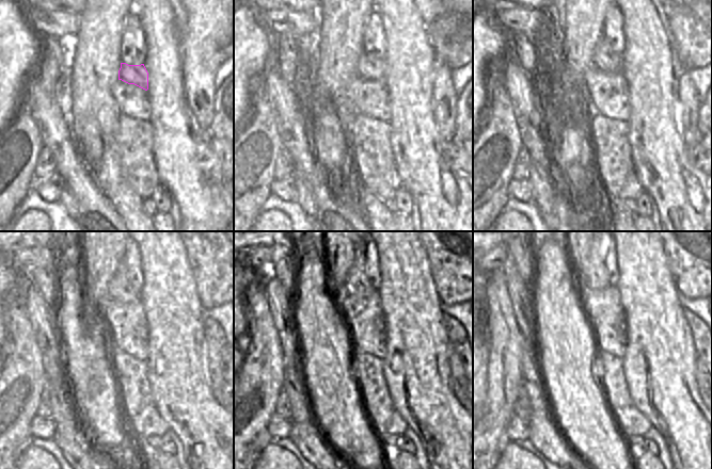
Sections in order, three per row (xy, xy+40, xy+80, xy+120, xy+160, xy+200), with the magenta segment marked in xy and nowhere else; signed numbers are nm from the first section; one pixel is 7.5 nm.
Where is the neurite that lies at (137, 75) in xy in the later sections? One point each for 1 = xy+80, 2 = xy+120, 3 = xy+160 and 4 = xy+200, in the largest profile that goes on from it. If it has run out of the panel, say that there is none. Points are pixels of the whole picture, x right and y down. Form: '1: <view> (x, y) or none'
1: xy+80 (604, 58)
2: xy+120 (120, 289)
3: xy+160 (357, 284)
4: xy+200 (592, 274)

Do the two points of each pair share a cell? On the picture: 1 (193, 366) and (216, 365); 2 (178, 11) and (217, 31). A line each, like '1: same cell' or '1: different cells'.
1: different cells
2: different cells

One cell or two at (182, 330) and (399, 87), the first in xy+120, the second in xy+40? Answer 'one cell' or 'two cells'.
one cell

